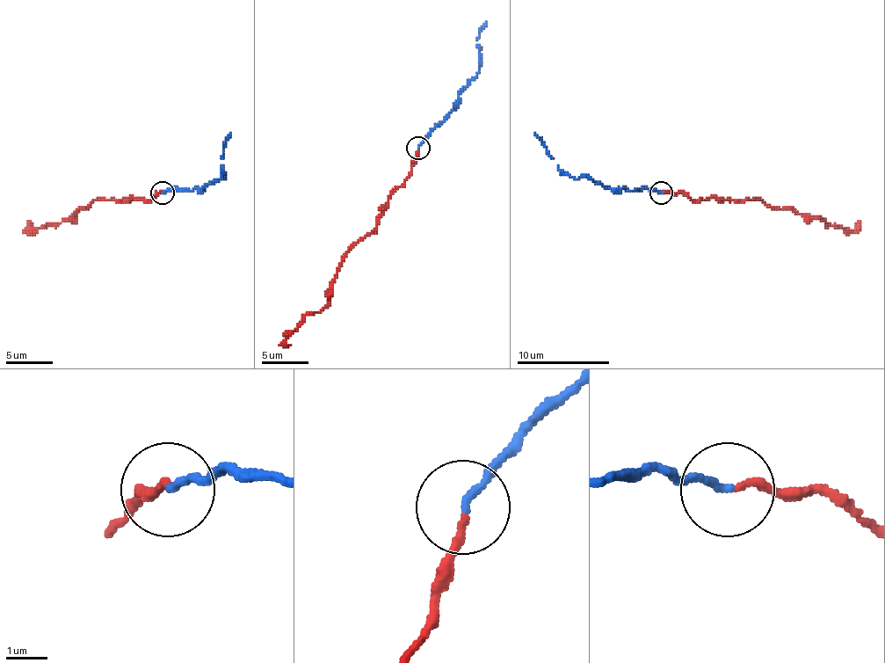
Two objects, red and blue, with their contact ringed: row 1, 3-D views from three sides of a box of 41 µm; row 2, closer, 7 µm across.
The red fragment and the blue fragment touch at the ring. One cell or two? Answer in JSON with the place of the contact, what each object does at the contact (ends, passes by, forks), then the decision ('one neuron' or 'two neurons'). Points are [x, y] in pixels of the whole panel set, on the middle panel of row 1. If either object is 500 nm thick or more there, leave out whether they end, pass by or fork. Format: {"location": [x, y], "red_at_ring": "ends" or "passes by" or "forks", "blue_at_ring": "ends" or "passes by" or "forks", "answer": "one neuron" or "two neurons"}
{"location": [417, 148], "red_at_ring": "ends", "blue_at_ring": "ends", "answer": "one neuron"}

